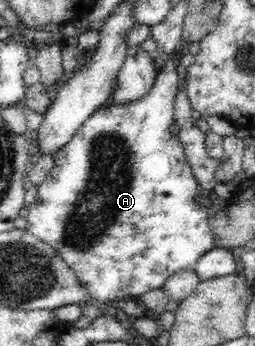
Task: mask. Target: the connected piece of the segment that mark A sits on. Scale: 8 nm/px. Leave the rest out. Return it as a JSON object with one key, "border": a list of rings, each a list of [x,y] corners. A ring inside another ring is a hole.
{"border":[[[175,49],[171,55],[166,57],[152,87],[145,95],[130,100],[129,103],[111,104],[104,109],[98,108],[97,111],[93,112],[93,115],[89,115],[85,119],[85,123],[82,123],[81,127],[77,129],[75,135],[57,151],[53,171],[38,186],[37,199],[33,205],[28,207],[26,231],[47,243],[60,254],[64,262],[79,276],[80,283],[83,283],[84,287],[87,288],[89,296],[93,297],[93,304],[103,304],[127,298],[138,299],[147,292],[163,288],[170,275],[186,268],[194,269],[198,259],[216,247],[209,224],[209,210],[196,202],[195,197],[198,195],[199,183],[193,177],[183,144],[174,130],[175,95],[182,87],[182,67],[179,64],[182,55],[183,53],[181,54],[179,50]]]}

